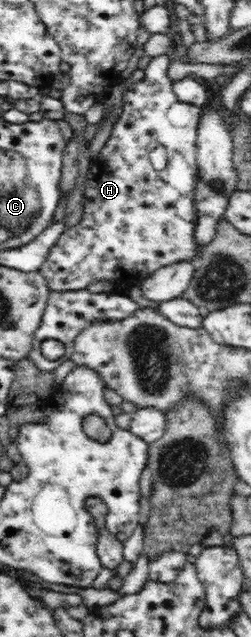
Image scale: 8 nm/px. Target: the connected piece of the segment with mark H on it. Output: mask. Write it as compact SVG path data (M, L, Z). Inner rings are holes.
M166 54L151 58L150 64L146 67L146 76L142 81L130 83L126 91L121 96L123 103L123 111L119 119L112 127L111 135L101 149L100 153L93 158L90 167L90 178L86 181L84 191L84 213L81 221L66 229L64 233L56 239L54 247L48 251L46 261L42 263L42 267L38 271L47 279L48 287L51 291L78 291L88 287L91 283L97 281L114 282L118 291L125 291L128 287L139 286L153 271L172 265L179 261L194 261L201 256L202 247L195 242L193 233L196 225L197 210L195 209L195 185L197 176L197 131L199 129L200 117L204 112L203 105L188 105L182 103L173 92L173 83L168 78L168 67L171 61ZM150 145L162 145L167 153L167 165L163 170L156 170L148 159L150 157Z

